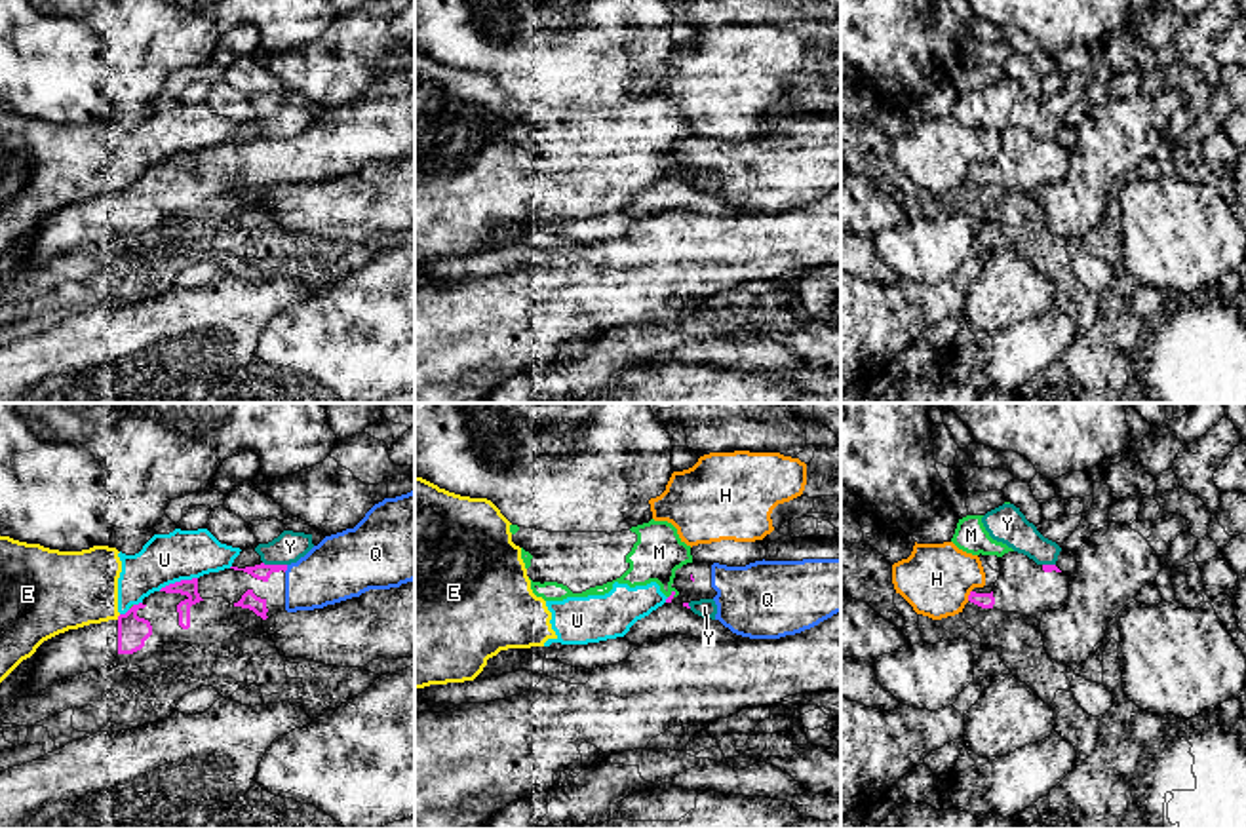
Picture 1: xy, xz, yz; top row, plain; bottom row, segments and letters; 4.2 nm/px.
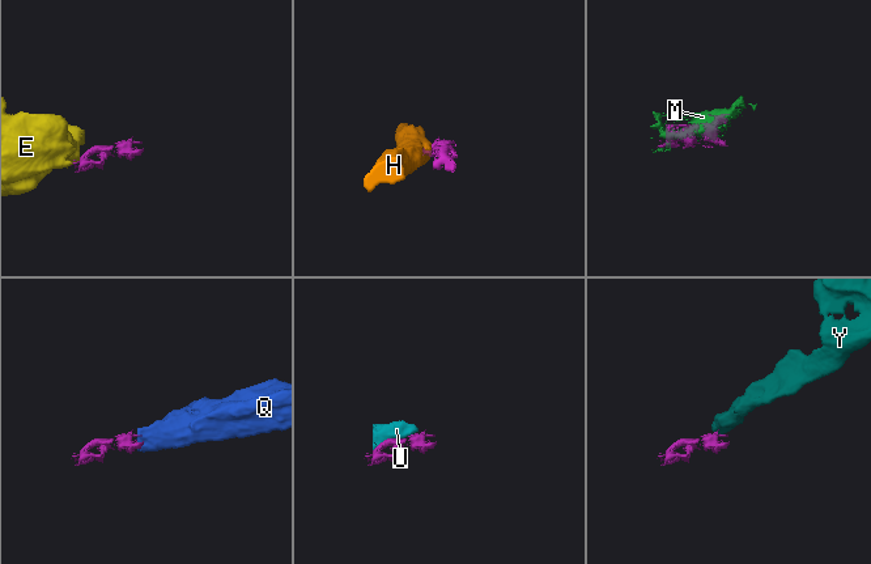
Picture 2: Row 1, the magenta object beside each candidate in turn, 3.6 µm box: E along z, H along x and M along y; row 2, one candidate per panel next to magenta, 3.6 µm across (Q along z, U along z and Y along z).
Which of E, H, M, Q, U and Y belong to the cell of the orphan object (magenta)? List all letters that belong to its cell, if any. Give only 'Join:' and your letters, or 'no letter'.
Join: Q

